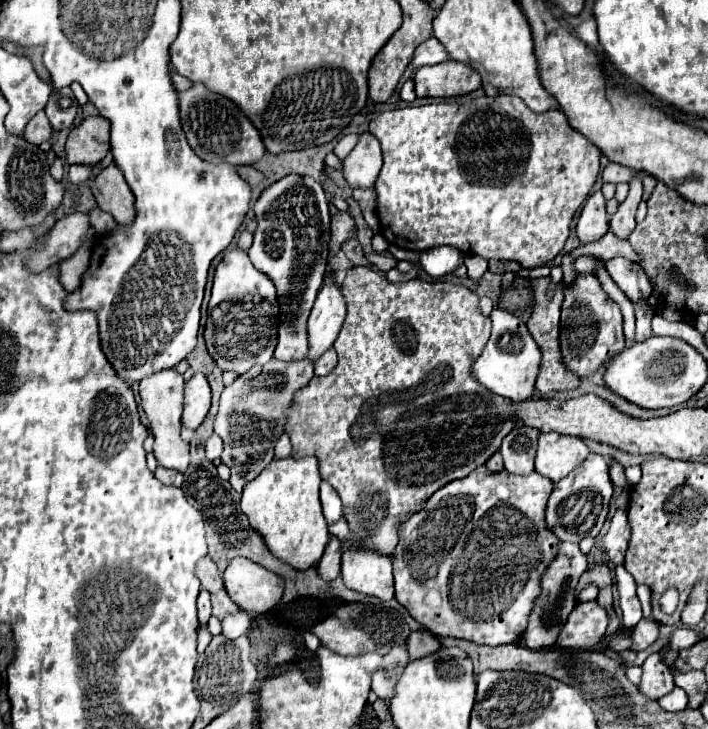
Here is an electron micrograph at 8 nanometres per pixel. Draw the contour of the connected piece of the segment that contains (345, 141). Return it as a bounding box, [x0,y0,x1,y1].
[335,135,359,159]

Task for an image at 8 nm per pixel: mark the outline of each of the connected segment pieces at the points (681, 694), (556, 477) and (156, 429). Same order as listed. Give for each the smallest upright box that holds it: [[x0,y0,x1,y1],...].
[[659,687,687,711],[535,433,589,483],[139,369,189,473]]

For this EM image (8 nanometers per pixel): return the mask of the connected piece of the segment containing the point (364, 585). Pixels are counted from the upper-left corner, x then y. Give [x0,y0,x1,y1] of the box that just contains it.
[341,547,393,599]

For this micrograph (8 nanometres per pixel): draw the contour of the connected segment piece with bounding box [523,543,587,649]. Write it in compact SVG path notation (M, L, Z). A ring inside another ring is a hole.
M561 543L555 561L549 565L549 569L543 575L543 581L541 581L543 583L543 591L535 599L535 607L533 607L533 613L529 617L529 627L527 627L525 635L523 635L523 639L527 641L529 649L547 649L547 647L555 645L561 627L565 625L569 613L575 607L573 593L575 593L579 577L585 571L587 571L587 557L581 553L579 545L575 545L575 543Z

